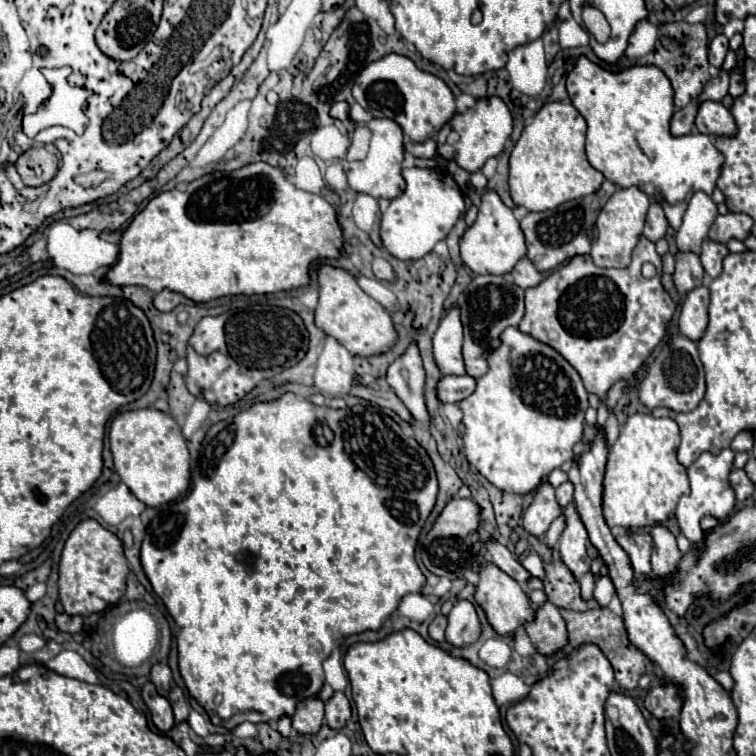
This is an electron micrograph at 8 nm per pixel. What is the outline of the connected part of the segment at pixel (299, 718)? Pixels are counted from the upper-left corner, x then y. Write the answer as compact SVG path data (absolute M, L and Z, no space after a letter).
M307 698L297 704L297 712L293 716L293 728L299 734L317 734L323 726L323 702L319 698Z

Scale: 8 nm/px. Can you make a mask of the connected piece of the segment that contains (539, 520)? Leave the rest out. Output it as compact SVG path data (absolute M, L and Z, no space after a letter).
M541 484L535 492L533 504L523 514L523 528L537 536L539 540L545 538L549 524L561 514L561 506L555 500L555 490L549 484Z

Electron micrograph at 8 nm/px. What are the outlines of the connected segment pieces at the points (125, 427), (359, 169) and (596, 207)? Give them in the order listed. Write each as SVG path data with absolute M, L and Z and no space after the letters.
M155 408L127 410L116 415L109 426L114 470L131 494L145 506L161 506L187 493L190 484L190 454L181 428L169 414Z
M373 118L365 126L373 132L367 158L361 160L361 162L343 162L349 186L355 192L363 192L363 194L369 194L373 198L393 200L405 190L405 180L401 176L401 168L403 168L403 130L401 130L401 126L397 126L397 122L393 122L389 118Z
M599 190L591 196L579 198L579 200L569 200L555 210L529 212L521 220L521 228L523 228L525 240L527 240L527 258L535 264L535 268L541 272L547 272L547 270L557 268L565 260L571 260L573 256L589 254L589 250L591 250L589 234L595 226L597 214L603 208L603 204L607 202L607 198L609 196L605 194L605 190Z

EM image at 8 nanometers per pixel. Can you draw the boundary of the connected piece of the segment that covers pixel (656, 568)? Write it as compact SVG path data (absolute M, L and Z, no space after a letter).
M655 526L651 530L651 536L655 540L651 564L653 564L653 576L665 578L677 574L677 566L681 560L681 552L677 548L675 536L665 526Z

